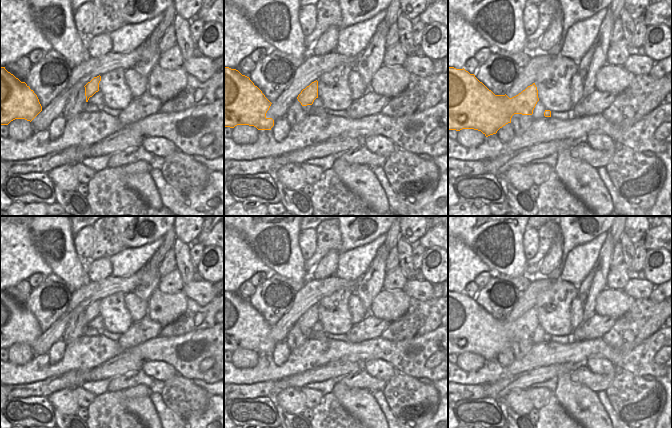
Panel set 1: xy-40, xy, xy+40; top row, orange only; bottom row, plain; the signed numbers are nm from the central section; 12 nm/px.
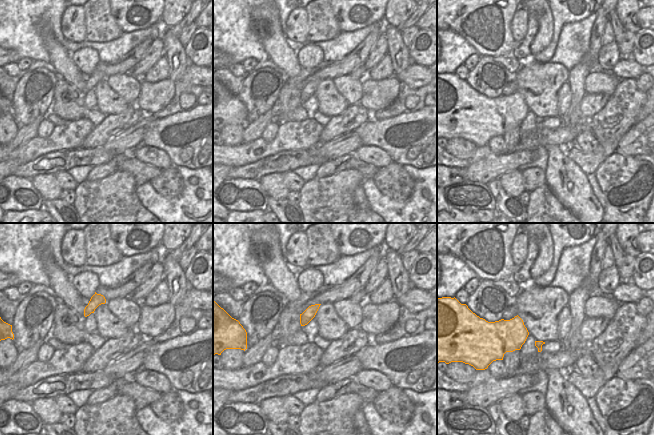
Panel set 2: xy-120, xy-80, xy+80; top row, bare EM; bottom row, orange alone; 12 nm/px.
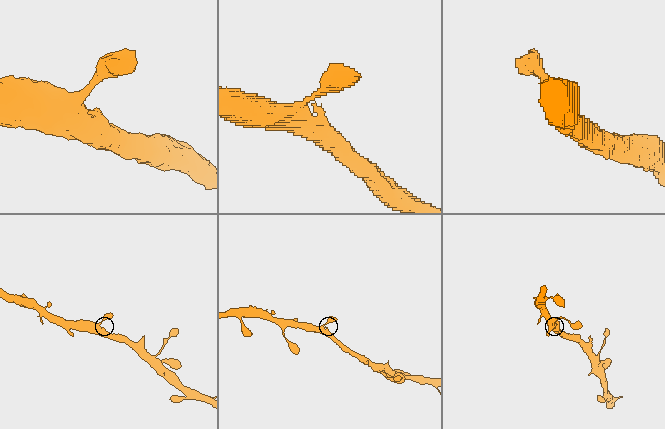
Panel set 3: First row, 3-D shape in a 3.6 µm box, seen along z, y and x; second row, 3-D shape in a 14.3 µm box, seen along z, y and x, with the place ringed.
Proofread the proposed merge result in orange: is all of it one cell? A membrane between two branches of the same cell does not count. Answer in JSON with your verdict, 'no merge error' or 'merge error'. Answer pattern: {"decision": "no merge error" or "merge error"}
{"decision": "no merge error"}

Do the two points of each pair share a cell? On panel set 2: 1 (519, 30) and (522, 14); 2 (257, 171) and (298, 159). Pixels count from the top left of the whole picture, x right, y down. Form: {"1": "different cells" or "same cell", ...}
{"1": "same cell", "2": "same cell"}

